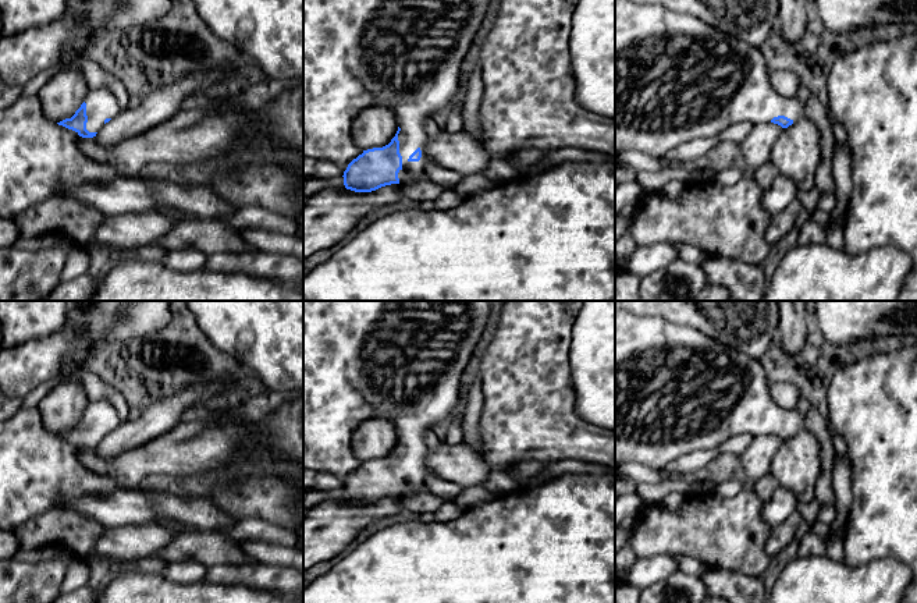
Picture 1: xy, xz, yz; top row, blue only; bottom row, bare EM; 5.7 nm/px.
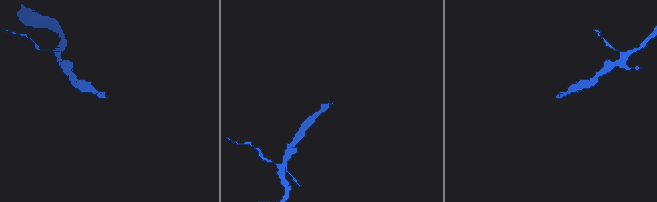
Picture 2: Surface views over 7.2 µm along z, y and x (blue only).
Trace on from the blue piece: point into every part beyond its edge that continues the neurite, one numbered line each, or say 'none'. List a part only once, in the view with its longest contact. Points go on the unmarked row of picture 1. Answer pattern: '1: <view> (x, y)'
1: xz (404, 361)

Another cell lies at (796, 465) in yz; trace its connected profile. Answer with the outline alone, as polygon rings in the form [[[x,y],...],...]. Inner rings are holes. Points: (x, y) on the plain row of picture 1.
[[[807,429],[783,440],[775,453],[770,475],[779,486],[789,489],[799,503],[811,503],[821,472],[821,447],[817,437]]]

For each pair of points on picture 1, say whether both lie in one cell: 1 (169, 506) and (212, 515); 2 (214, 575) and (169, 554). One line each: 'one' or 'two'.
1: one
2: two

